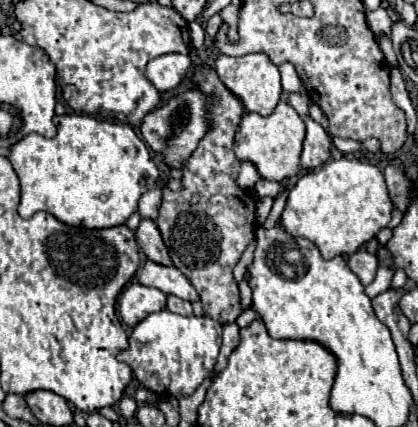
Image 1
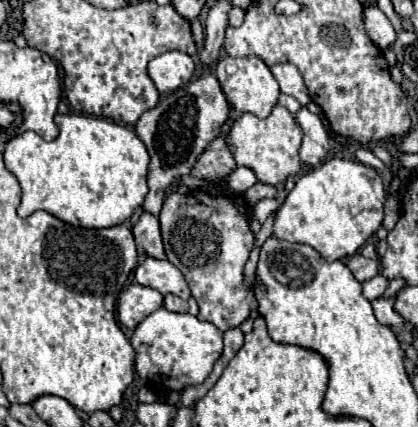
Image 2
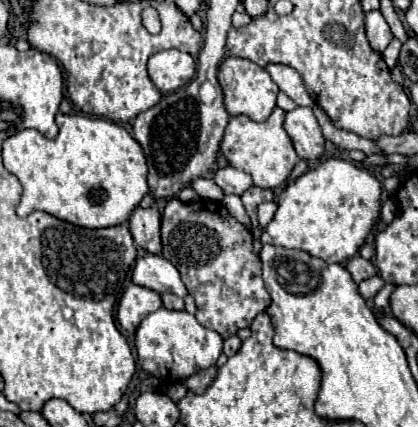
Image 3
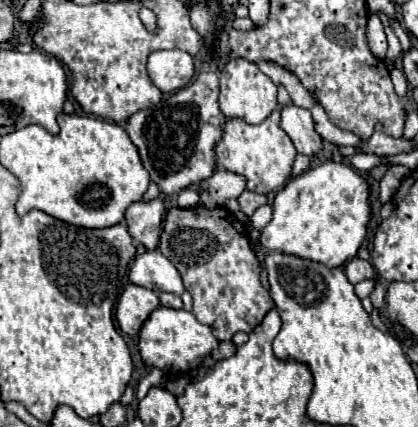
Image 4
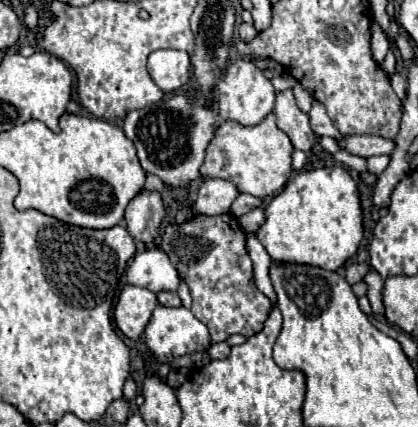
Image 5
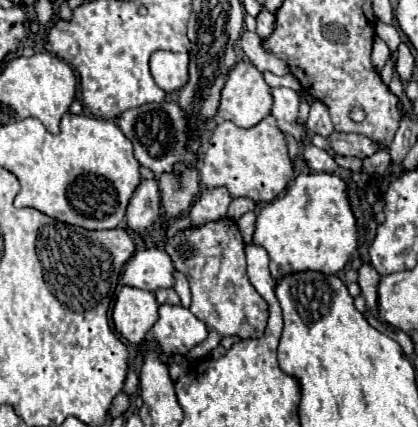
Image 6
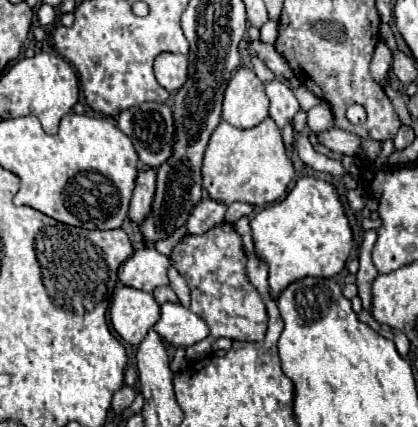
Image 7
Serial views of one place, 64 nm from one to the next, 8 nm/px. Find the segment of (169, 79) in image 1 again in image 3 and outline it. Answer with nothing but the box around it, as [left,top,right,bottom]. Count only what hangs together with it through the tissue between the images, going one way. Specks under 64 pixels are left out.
[148,50,196,94]

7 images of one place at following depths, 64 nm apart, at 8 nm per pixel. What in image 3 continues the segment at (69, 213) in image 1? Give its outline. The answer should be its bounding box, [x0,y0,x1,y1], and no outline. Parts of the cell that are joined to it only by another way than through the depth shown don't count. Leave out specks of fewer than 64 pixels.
[2,112,148,228]

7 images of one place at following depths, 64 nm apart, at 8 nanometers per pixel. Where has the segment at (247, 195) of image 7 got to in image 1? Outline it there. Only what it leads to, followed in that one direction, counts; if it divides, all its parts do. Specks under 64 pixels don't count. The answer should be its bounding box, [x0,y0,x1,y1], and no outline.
[234,100,306,182]

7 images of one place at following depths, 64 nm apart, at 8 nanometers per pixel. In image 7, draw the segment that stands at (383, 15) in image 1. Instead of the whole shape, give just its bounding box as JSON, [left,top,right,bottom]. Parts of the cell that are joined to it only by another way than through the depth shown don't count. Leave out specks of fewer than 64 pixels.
[370,40,392,86]

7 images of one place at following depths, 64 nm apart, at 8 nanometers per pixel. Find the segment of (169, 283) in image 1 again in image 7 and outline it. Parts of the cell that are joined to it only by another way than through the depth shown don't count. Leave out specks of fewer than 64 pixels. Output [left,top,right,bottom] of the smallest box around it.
[120,248,170,292]

